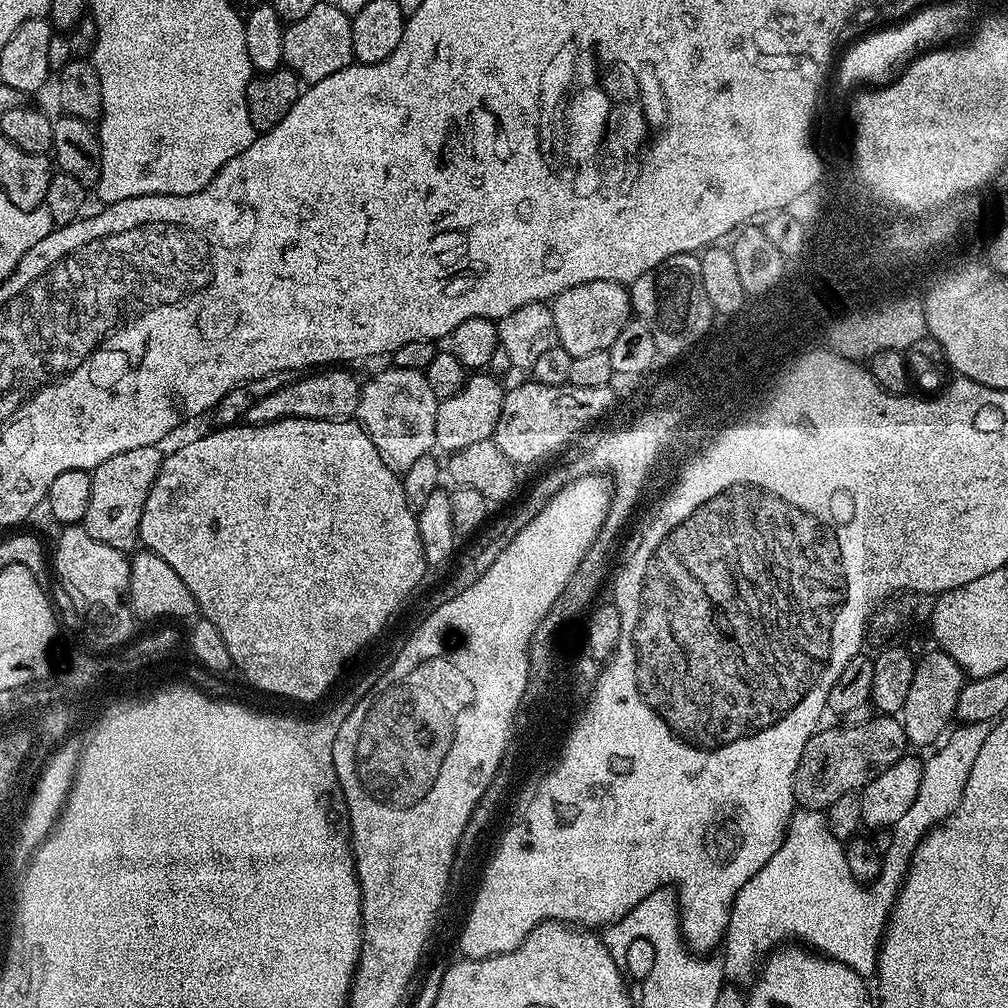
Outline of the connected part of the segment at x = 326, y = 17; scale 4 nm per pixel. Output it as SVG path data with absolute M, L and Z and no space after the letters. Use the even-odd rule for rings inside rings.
M318 2L306 18L291 21L284 29L284 64L291 68L301 81L316 84L330 74L353 63L352 22L348 15L326 2Z

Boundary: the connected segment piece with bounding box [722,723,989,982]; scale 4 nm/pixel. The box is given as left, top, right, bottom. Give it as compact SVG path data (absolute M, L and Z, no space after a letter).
M968 723L956 728L954 732L952 730L949 733L951 736L946 744L928 760L925 759L918 795L910 809L906 810L890 829L891 849L881 857L883 877L890 878L890 882L880 880L871 887L859 884L850 874L850 866L844 853L845 845L831 832L827 815L820 810L793 811L792 819L788 821L788 833L785 834L782 846L774 854L774 858L770 858L770 862L766 862L766 866L762 866L762 870L758 870L758 874L754 874L754 878L750 878L750 882L746 882L746 886L742 886L742 890L738 890L734 898L730 922L722 941L724 975L729 981L751 981L757 975L762 957L773 947L771 944L783 936L797 936L798 939L805 940L800 942L809 949L827 956L830 960L836 960L839 964L850 966L850 970L854 970L860 976L875 977L880 942L884 938L888 916L908 872L912 856L929 829L935 828L938 823L945 820L964 797L970 770L973 769L974 761L978 758L978 753L989 734L989 725L984 723Z

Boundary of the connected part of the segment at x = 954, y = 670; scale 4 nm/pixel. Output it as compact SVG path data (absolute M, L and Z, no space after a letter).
M933 648L922 658L917 659L914 679L900 713L900 721L909 745L926 746L936 741L943 731L943 734L947 731L946 726L955 715L958 694L965 683L965 672L939 648Z

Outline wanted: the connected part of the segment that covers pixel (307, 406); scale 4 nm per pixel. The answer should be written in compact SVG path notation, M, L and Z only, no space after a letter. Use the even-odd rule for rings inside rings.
M316 370L301 375L301 380L293 379L283 384L274 394L266 394L254 406L250 406L246 420L249 424L269 424L275 420L285 420L291 416L310 420L351 420L356 416L361 392L361 381L356 381L344 370Z

